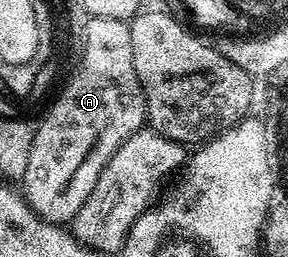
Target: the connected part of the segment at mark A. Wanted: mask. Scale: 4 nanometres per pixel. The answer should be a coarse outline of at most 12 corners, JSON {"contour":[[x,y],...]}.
{"contour":[[95,17],[85,65],[37,122],[20,182],[65,226],[147,124],[127,22]]}

